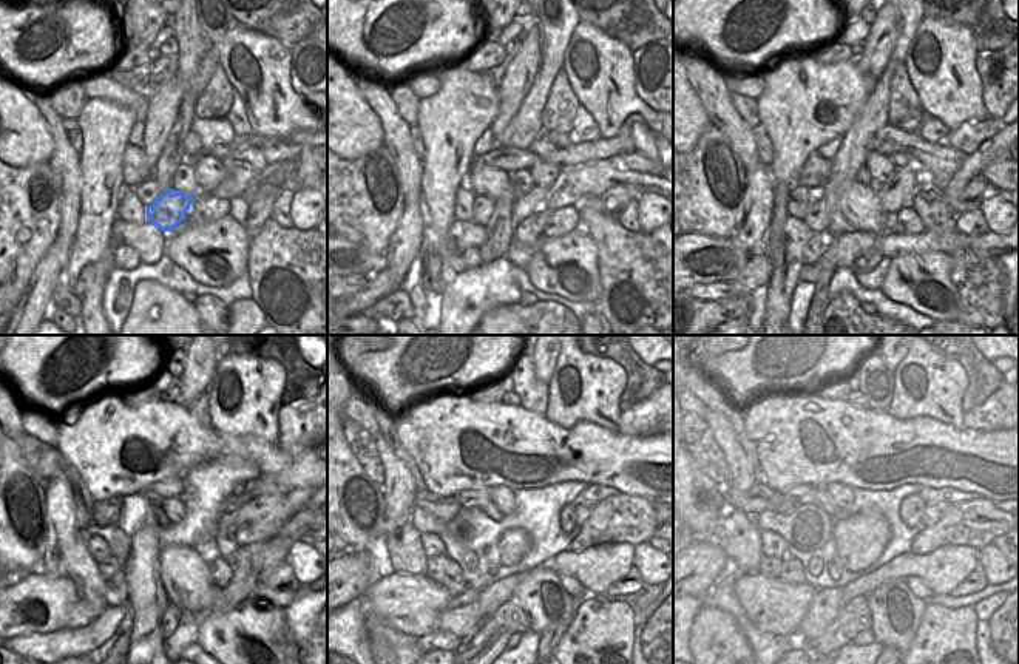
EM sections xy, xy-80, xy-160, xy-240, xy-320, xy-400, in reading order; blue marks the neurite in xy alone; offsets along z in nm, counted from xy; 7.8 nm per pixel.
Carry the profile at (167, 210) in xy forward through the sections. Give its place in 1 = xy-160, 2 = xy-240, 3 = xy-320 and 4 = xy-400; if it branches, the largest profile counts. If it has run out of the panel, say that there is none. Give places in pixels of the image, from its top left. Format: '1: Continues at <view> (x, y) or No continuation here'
1: Continues at xy-160 (897, 193)
2: Continues at xy-240 (229, 518)
3: Continues at xy-320 (582, 510)
4: Continues at xy-400 (933, 513)

